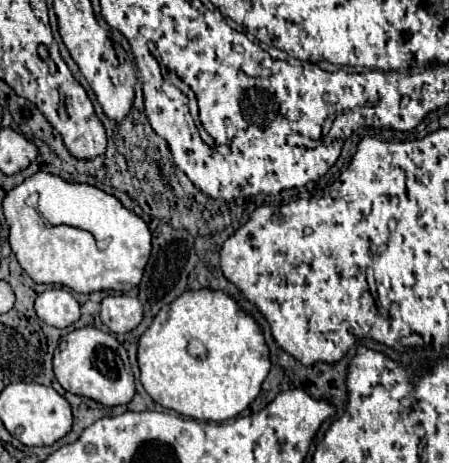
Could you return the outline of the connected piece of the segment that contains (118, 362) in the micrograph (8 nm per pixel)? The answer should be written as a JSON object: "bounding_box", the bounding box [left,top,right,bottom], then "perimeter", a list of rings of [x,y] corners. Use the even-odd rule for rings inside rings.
{"bounding_box":[54,328,134,406],"perimeter":[[[80,328],[60,340],[54,354],[54,374],[66,392],[92,398],[104,406],[128,404],[134,396],[134,376],[124,346],[98,328]]]}

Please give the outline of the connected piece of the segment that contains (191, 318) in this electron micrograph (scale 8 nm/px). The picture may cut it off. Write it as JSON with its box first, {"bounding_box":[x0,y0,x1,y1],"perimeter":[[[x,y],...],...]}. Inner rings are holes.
{"bounding_box":[138,290,270,422],"perimeter":[[[190,290],[170,302],[164,312],[158,312],[148,330],[140,336],[138,368],[144,390],[160,406],[176,410],[178,414],[188,418],[222,422],[228,418],[236,418],[254,402],[254,398],[260,394],[264,378],[268,376],[270,360],[268,346],[258,324],[248,314],[242,314],[238,304],[228,294],[214,290]],[[192,338],[196,338],[206,348],[206,358],[194,358],[188,352],[188,344]]]}

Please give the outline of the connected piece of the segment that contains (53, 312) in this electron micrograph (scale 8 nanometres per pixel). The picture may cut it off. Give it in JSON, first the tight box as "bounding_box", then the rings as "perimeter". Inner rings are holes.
{"bounding_box":[34,288,80,328],"perimeter":[[[64,288],[44,290],[36,298],[34,310],[40,320],[44,320],[46,324],[56,326],[56,328],[66,328],[80,318],[80,304]]]}

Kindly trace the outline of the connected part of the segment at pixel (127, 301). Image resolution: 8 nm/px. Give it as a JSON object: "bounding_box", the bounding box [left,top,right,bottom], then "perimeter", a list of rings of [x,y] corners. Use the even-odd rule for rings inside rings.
{"bounding_box":[100,294,142,334],"perimeter":[[[124,294],[106,296],[102,300],[100,318],[110,332],[116,332],[116,334],[130,332],[142,322],[142,304],[138,298],[124,296]]]}

